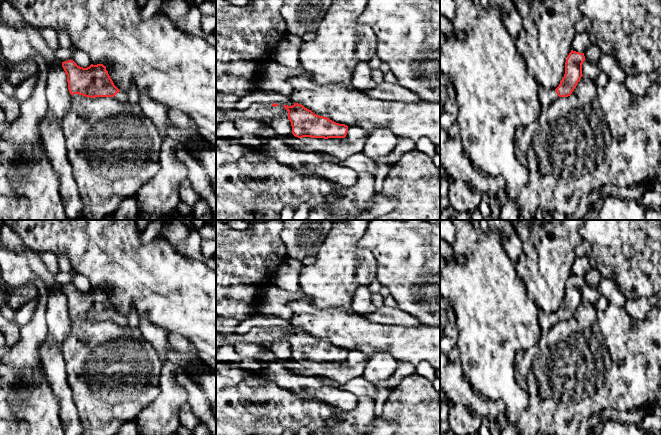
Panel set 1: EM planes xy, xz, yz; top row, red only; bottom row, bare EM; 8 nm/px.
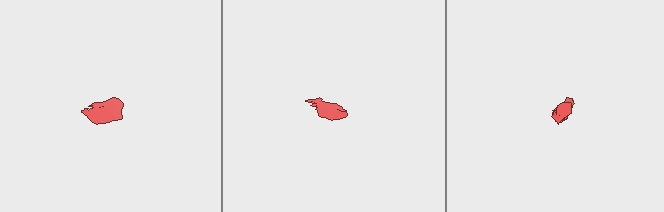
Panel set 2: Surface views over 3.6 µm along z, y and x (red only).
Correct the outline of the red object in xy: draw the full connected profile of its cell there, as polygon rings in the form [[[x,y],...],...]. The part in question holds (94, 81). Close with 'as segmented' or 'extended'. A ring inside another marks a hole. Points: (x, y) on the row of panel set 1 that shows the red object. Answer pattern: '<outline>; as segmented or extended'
[[[73,60],[58,61],[67,75],[71,95],[85,97],[115,97],[119,102],[128,101],[127,93],[121,92],[110,78],[106,66],[91,64],[87,68],[78,66]]]; extended

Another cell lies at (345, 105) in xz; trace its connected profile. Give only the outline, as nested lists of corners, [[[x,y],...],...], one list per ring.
[[[306,71],[301,76],[292,77],[290,83],[292,85],[290,94],[292,102],[303,105],[316,115],[327,117],[348,127],[357,126],[368,132],[373,132],[379,128],[387,128],[398,138],[409,138],[415,142],[422,137],[426,137],[436,147],[440,146],[440,102],[377,100],[353,86],[319,85]]]

